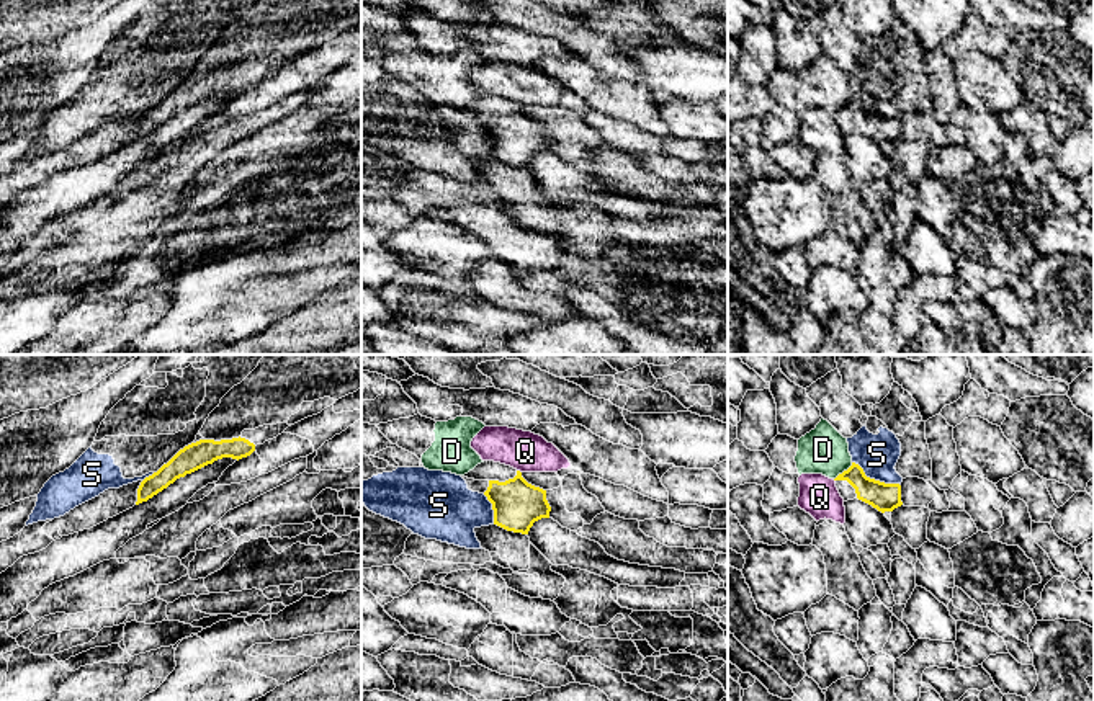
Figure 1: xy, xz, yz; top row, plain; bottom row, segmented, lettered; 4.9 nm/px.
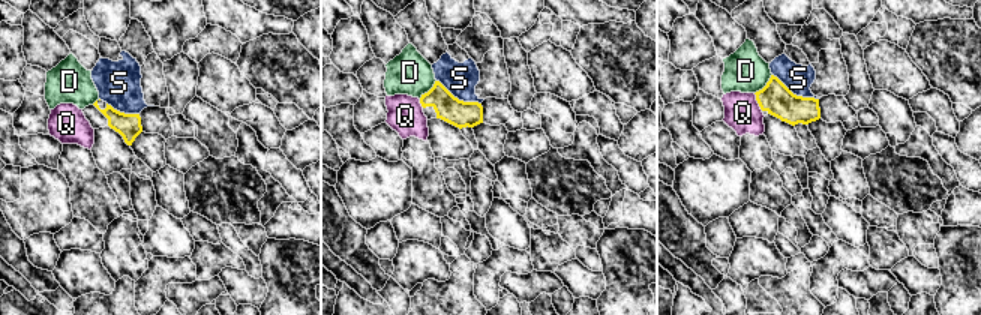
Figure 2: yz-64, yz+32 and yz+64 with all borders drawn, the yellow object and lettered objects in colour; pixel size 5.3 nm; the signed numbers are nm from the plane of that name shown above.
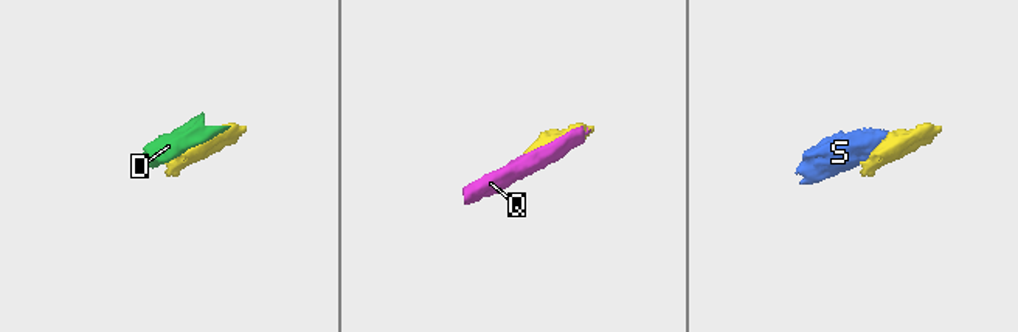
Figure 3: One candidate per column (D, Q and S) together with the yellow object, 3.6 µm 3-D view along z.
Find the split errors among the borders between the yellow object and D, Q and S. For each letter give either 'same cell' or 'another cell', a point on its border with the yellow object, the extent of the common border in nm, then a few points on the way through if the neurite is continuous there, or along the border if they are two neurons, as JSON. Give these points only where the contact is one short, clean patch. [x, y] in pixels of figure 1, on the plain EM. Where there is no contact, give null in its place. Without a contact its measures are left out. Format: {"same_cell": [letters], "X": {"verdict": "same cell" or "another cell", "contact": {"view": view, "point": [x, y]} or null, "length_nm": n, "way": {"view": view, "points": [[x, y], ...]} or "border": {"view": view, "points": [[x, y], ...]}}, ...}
{"same_cell": [], "D": {"verdict": "another cell", "contact": {"view": "yz", "point": [844, 105]}, "length_nm": 130}, "Q": {"verdict": "another cell", "contact": {"view": "xz", "point": [519, 105]}, "length_nm": 30}, "S": {"verdict": "another cell", "contact": {"view": "yz", "point": [874, 113]}, "length_nm": 260}}

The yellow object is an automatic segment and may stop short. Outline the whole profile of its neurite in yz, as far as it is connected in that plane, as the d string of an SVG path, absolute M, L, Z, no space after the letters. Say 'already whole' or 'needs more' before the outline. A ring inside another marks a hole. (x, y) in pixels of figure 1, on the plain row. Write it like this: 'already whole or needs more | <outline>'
needs more | M855 96L834 114L844 136L859 132L881 147L893 145L903 139L899 118L885 118L870 113Z

